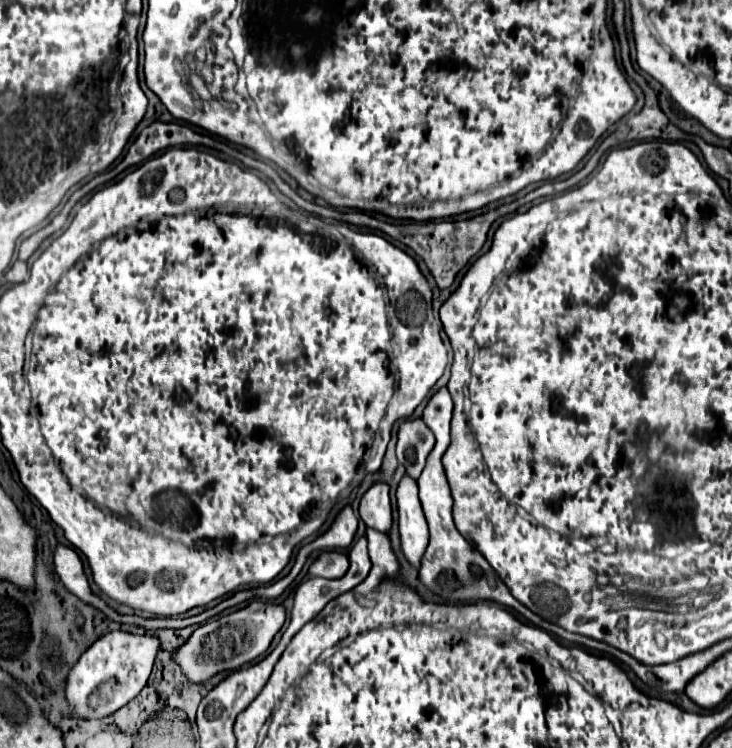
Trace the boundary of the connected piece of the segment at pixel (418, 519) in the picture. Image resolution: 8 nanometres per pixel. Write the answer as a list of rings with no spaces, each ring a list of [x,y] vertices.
[[[407,474],[401,478],[397,488],[397,510],[403,554],[413,566],[419,568],[419,560],[429,542],[429,530],[417,496],[417,482]]]

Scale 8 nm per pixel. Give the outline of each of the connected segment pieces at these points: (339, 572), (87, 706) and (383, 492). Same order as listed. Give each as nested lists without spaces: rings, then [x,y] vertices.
[[[321,552],[321,556],[311,564],[309,574],[321,578],[341,578],[349,568],[349,558],[343,552]]]
[[[123,630],[101,636],[75,664],[65,688],[67,700],[79,718],[103,718],[131,702],[147,684],[157,652],[161,650],[159,636],[131,634]]]
[[[383,482],[373,484],[361,498],[359,514],[367,528],[389,532],[391,528],[391,500],[389,500],[389,486]]]

